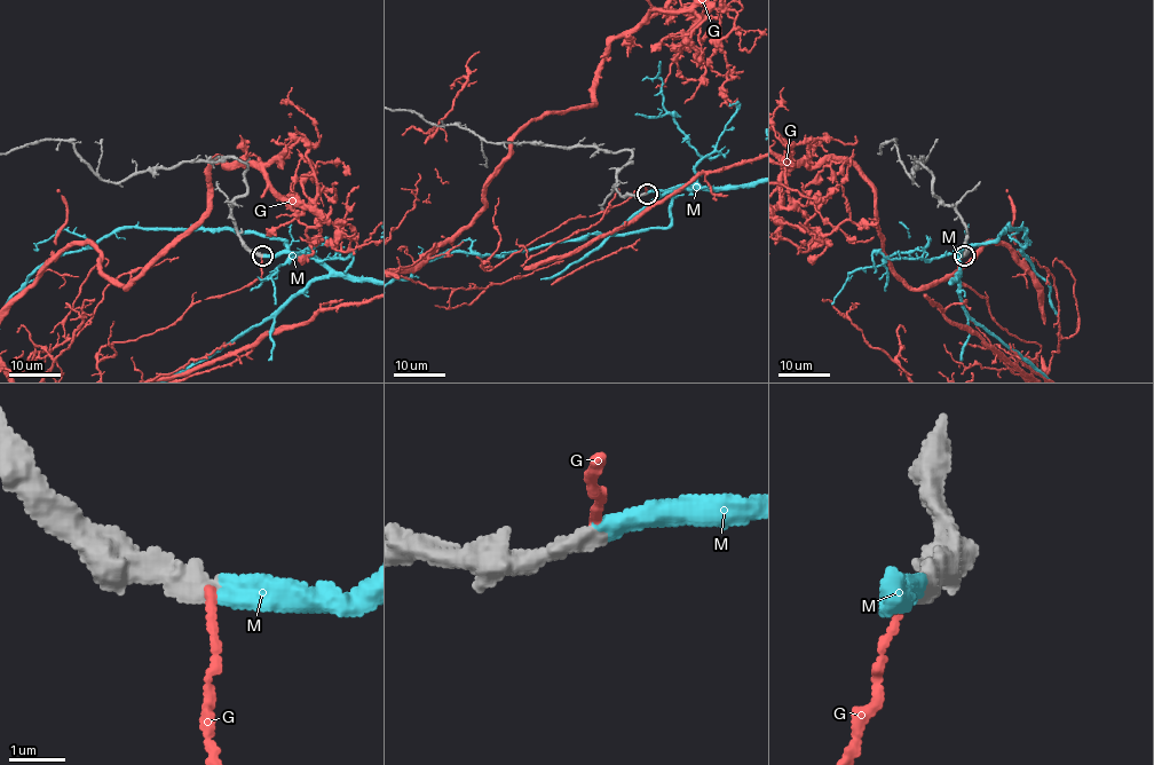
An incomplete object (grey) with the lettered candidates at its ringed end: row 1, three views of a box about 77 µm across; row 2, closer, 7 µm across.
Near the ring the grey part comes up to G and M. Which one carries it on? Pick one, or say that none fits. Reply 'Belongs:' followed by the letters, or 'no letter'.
Belongs: M

